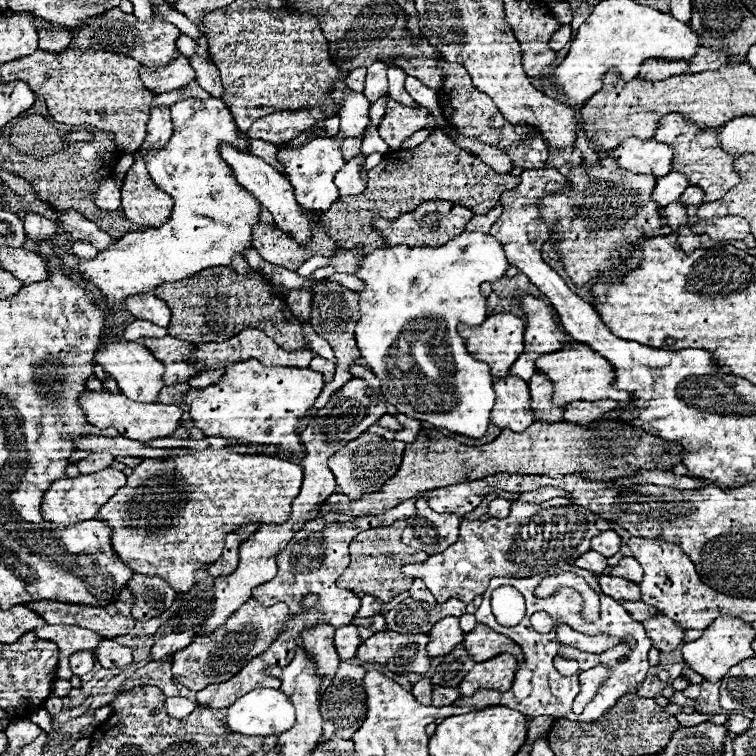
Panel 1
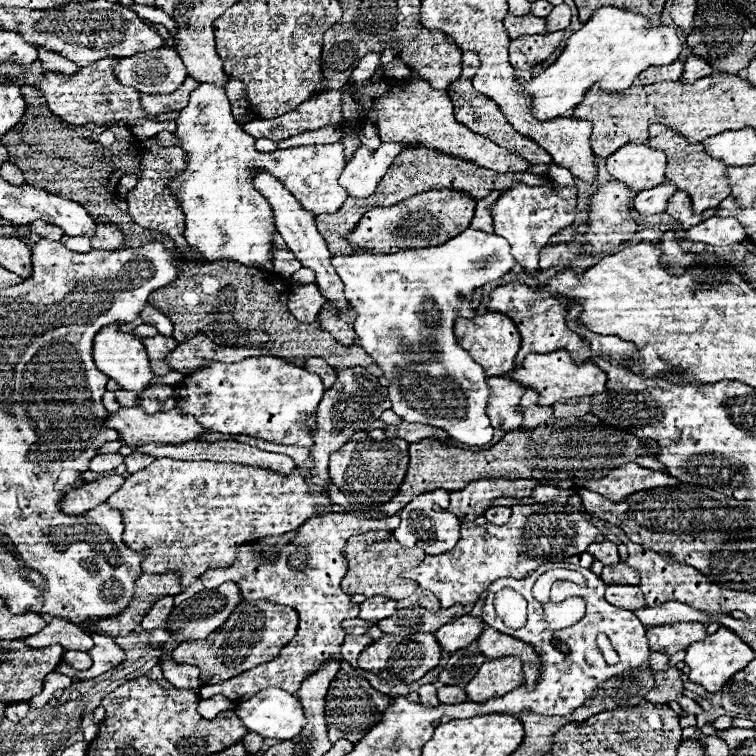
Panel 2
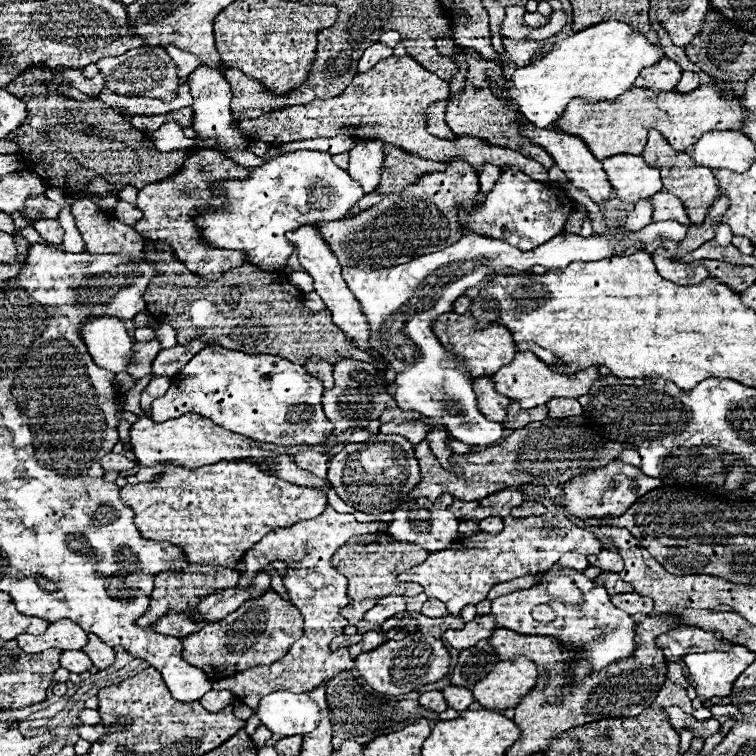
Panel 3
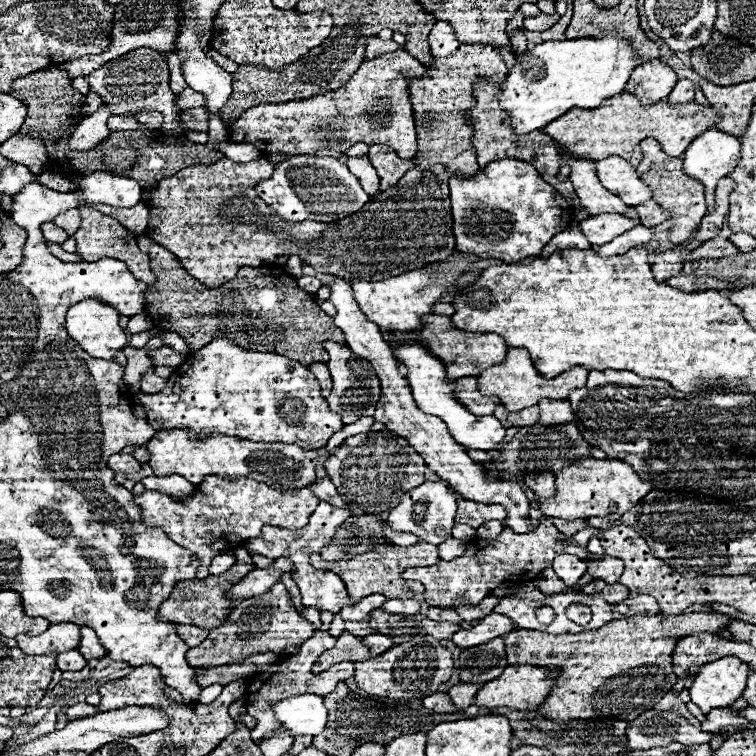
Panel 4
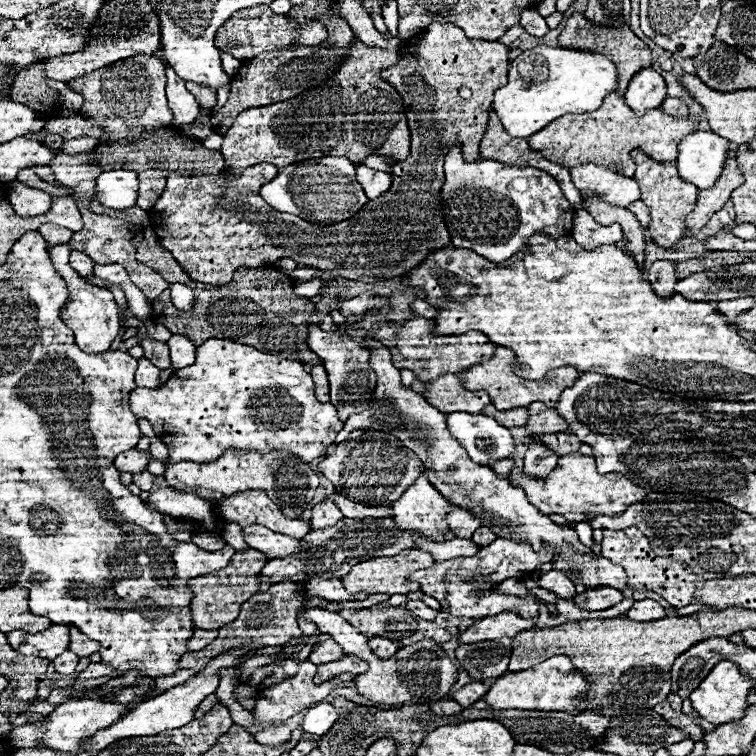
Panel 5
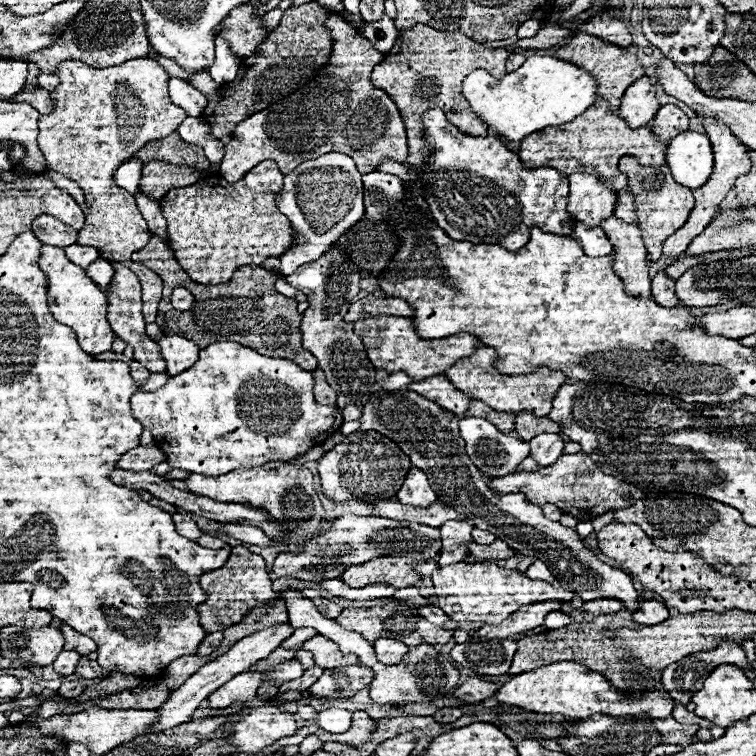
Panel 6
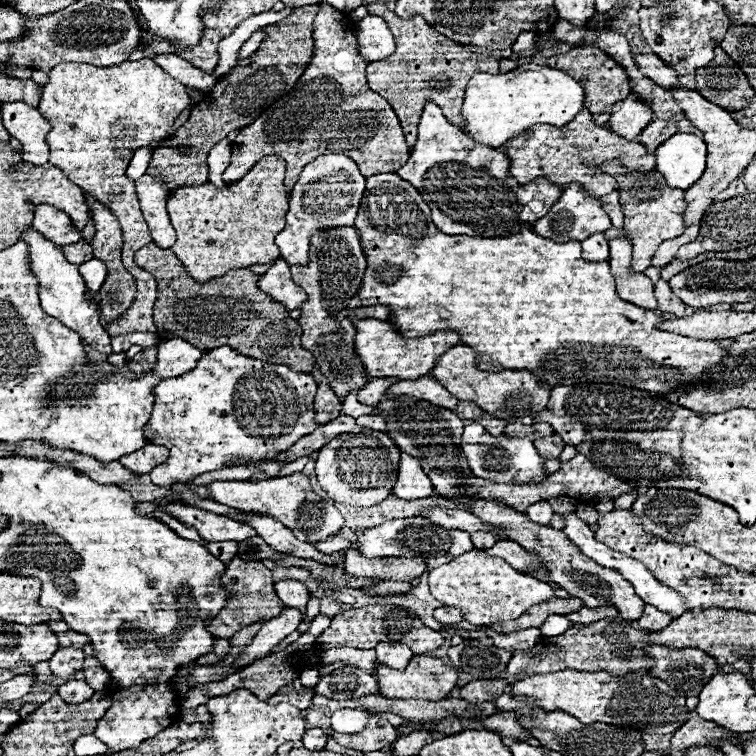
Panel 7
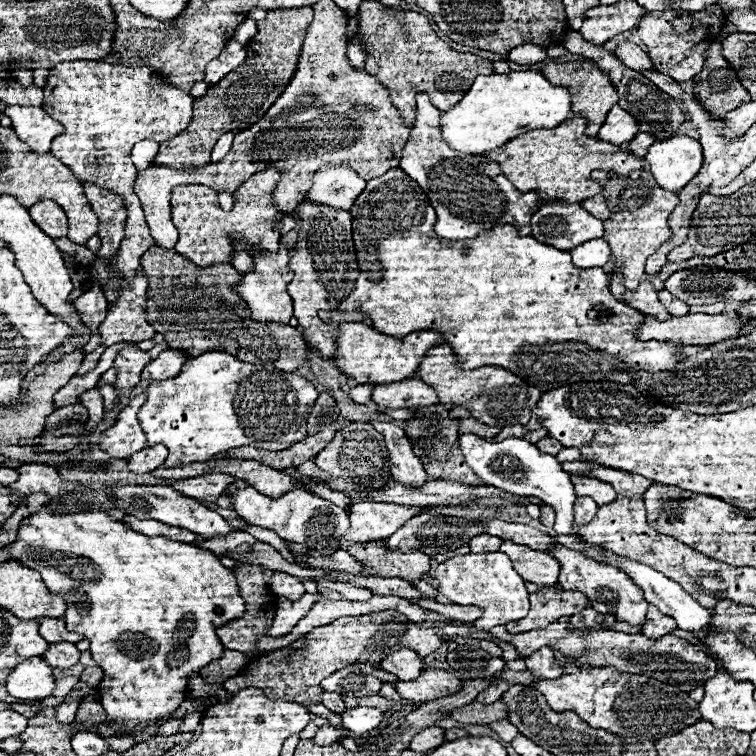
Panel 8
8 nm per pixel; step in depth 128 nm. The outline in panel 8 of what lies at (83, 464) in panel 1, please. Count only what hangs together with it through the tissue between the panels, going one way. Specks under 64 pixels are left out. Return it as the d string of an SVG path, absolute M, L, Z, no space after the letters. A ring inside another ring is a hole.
M162 444L142 448L142 450L138 450L136 454L130 456L130 460L128 460L128 470L134 472L134 474L152 472L152 470L156 470L156 468L160 468L160 466L164 464L166 456L168 456L168 448L162 446Z

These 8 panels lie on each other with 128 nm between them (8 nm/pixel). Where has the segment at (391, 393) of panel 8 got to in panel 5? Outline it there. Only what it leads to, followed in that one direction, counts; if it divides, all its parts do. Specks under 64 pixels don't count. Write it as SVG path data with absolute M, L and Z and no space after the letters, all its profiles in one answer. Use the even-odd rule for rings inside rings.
M444 374L424 384L424 398L442 412L478 414L484 406L490 404L488 394L470 394L456 374Z

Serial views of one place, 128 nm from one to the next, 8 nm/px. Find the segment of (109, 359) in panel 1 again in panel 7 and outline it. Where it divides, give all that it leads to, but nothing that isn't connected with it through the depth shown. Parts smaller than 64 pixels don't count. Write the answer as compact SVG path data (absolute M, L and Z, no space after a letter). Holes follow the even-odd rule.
M26 228L22 232L20 240L24 240L28 244L30 270L38 278L38 296L40 296L40 304L46 310L46 314L62 320L68 328L76 330L86 344L90 344L92 348L96 348L98 352L108 356L112 352L110 336L106 334L106 330L100 322L100 312L98 312L96 304L92 304L90 300L84 298L86 286L78 272L78 266L70 264L64 258L62 250L58 246L54 246L50 240L46 240L42 234L38 234L38 230L34 230L34 228Z

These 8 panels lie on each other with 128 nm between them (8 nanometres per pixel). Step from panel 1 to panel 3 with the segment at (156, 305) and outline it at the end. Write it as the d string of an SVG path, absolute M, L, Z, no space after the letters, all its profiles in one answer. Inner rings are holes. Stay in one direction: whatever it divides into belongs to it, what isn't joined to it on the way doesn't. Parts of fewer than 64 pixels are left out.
M160 324L156 328L156 338L162 344L162 348L172 348L178 344L176 342L176 330L172 326L166 326L166 324Z

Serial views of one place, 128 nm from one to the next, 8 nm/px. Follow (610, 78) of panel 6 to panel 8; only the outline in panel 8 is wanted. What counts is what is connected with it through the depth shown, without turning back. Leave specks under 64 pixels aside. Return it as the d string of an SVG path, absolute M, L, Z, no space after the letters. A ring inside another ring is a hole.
M550 62L542 68L542 74L554 84L554 86L566 86L566 90L570 90L570 96L574 98L574 106L572 106L572 114L574 116L582 116L586 118L586 136L596 136L606 114L610 112L610 108L618 102L618 94L614 90L614 86L610 84L610 80L606 78L606 74L598 68L592 70L584 70L580 62Z

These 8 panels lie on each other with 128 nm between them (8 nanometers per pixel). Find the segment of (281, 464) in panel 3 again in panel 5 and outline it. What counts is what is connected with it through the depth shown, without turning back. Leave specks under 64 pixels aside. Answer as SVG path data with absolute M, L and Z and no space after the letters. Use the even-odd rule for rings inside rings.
M330 496L328 500L332 500L346 518L392 518L394 510L390 504L386 506L366 506L366 504L358 504L358 502L350 502L342 496Z

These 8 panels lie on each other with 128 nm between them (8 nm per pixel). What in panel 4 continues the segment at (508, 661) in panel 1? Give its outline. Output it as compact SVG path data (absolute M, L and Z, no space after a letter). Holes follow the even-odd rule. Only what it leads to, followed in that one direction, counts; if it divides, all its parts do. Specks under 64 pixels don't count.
M508 666L500 678L494 678L490 682L486 682L480 692L476 694L474 702L478 706L484 708L500 708L500 706L508 706L508 708L516 708L516 710L536 710L552 692L552 686L558 680L558 672L554 670L546 670L542 666Z

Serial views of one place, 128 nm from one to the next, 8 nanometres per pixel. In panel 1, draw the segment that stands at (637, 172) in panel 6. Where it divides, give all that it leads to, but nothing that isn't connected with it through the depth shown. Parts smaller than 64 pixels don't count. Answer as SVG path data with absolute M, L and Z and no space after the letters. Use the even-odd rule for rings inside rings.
M666 114L666 118L658 120L654 140L666 142L672 148L672 170L686 174L688 184L698 186L704 192L704 202L722 198L730 188L738 184L738 174L734 172L734 156L720 150L718 130L700 132L692 122L682 120L682 114Z

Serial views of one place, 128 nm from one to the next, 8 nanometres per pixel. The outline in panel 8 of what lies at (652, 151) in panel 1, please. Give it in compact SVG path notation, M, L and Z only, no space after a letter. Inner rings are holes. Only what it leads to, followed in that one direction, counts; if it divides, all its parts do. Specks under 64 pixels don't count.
M544 204L532 216L532 236L558 250L574 250L582 242L602 238L604 226L580 204Z

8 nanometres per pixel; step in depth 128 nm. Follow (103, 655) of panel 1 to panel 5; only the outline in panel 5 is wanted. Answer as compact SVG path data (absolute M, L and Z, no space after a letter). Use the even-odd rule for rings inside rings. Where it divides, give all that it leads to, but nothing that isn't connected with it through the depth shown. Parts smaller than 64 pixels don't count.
M70 626L70 644L68 644L68 650L78 654L80 658L84 658L84 656L90 656L90 654L98 652L100 646L98 646L98 642L86 638L86 634L82 634L78 628Z

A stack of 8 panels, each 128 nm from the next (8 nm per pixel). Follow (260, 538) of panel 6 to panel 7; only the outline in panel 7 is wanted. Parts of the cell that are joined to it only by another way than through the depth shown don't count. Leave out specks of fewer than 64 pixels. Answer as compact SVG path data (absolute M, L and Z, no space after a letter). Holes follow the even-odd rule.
M172 500L170 504L164 506L164 510L182 524L196 528L200 538L206 542L226 542L226 540L240 542L242 538L252 538L256 534L254 528L242 522L234 522L226 516L218 516L214 512L184 504L180 500Z

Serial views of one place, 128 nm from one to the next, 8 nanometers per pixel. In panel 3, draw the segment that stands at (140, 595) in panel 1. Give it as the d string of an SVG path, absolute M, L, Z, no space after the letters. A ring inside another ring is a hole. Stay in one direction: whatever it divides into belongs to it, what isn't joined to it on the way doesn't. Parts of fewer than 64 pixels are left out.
M168 612L162 620L154 622L152 628L158 630L158 634L166 634L166 636L174 636L174 638L186 638L186 636L198 632L198 626L192 620L188 620L182 614L174 614L174 612Z

